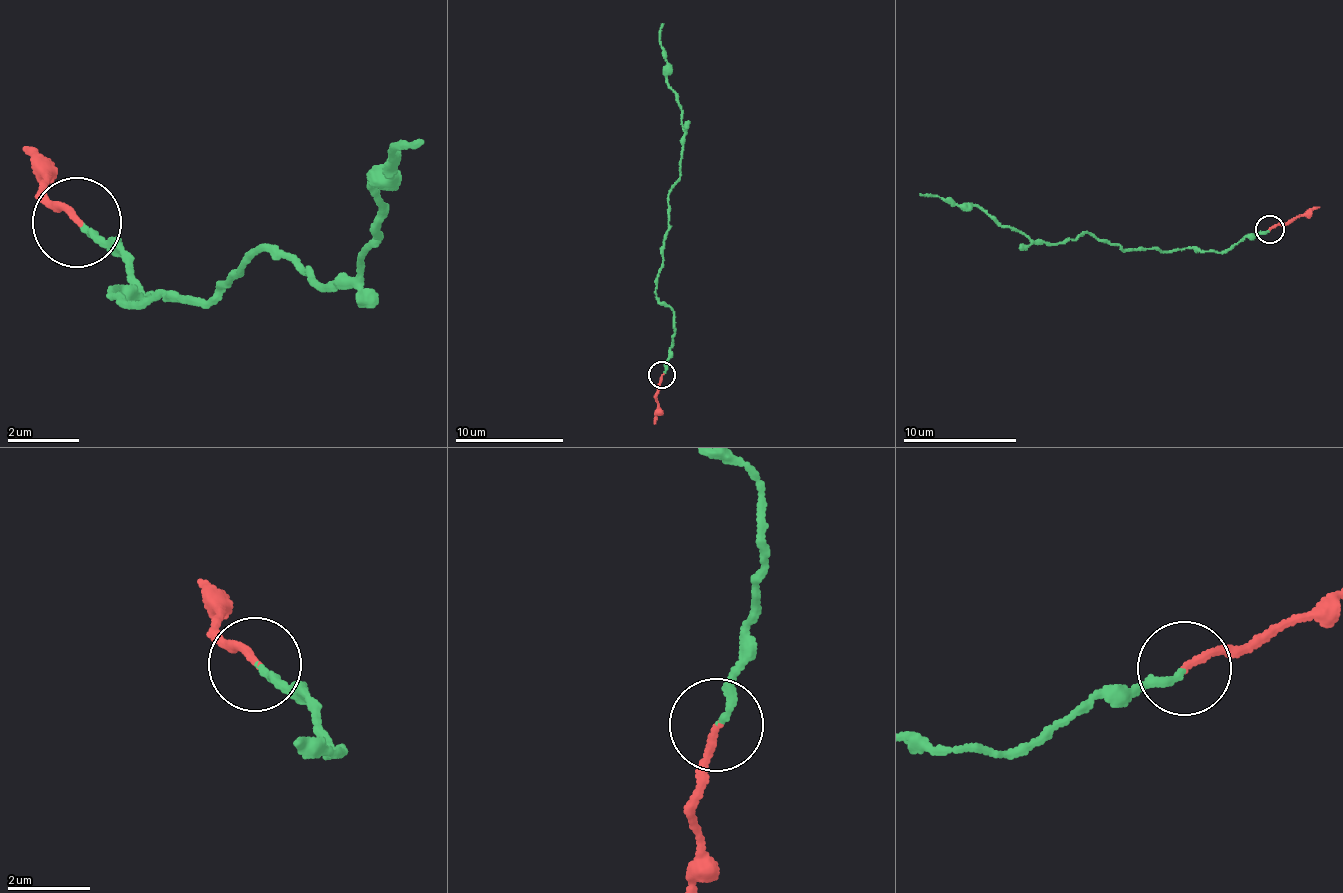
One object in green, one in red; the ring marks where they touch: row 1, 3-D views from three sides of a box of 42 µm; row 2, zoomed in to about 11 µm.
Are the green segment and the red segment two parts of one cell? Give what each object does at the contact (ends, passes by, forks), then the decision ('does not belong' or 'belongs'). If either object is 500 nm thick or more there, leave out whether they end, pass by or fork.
green ends | red ends | belongs

